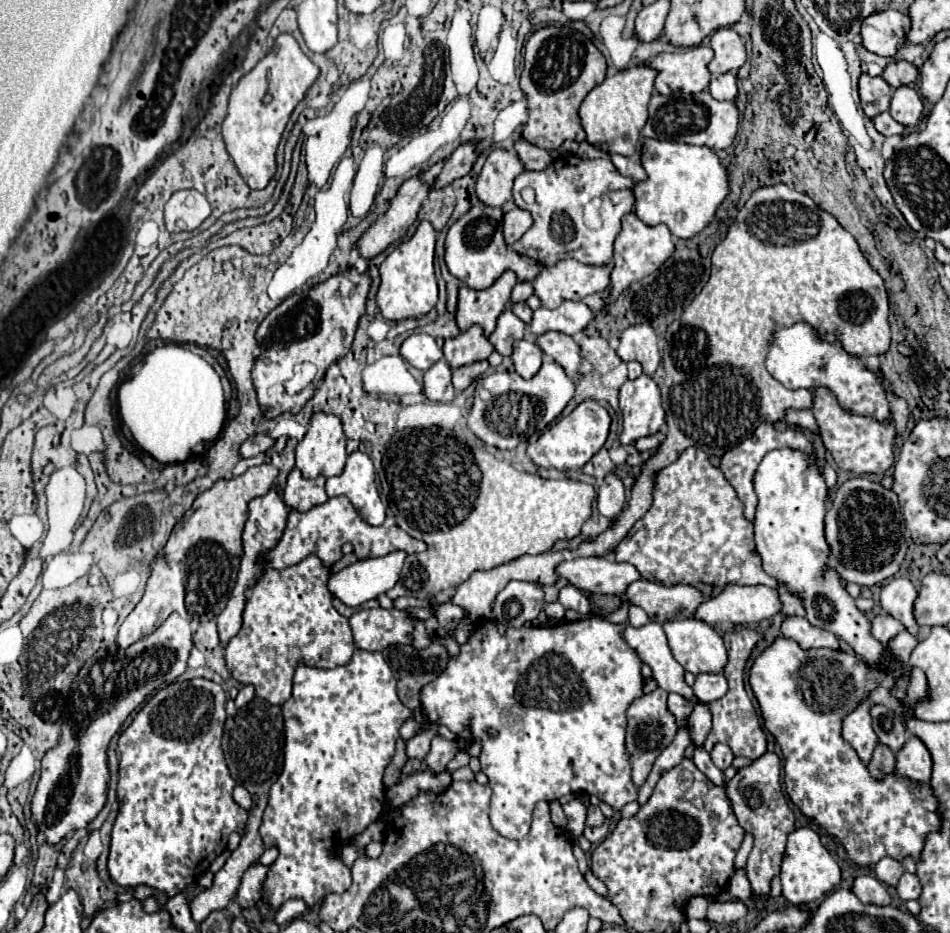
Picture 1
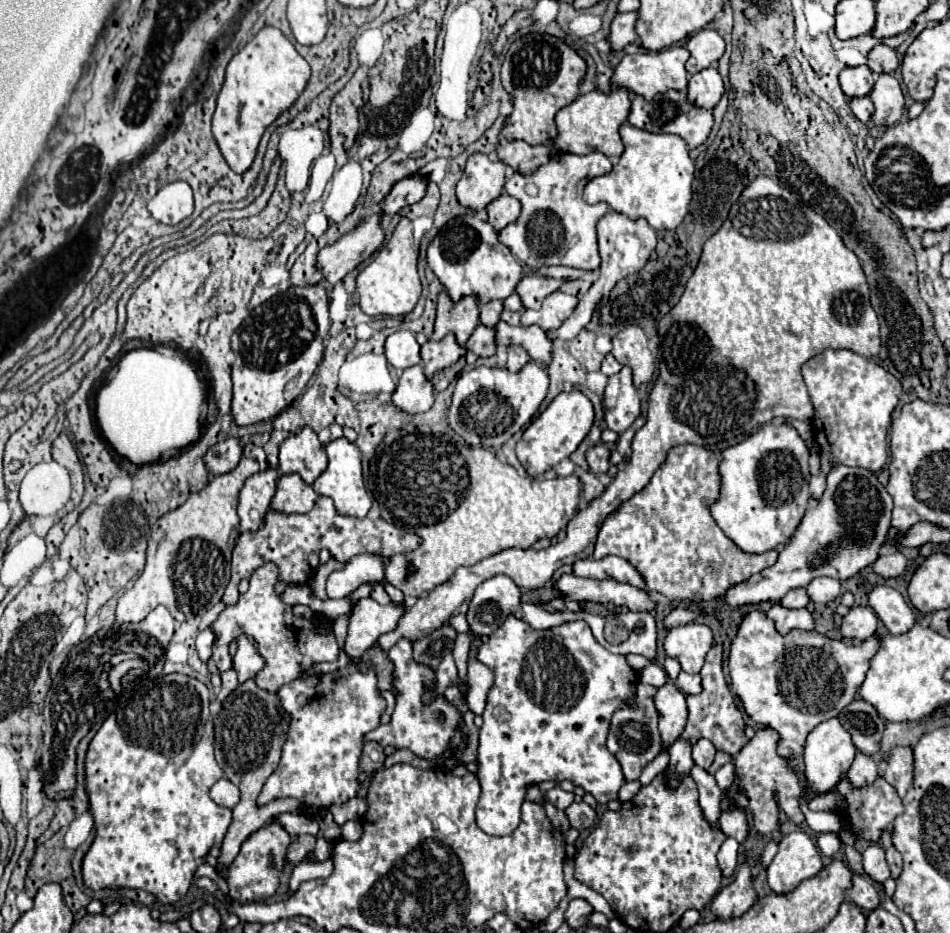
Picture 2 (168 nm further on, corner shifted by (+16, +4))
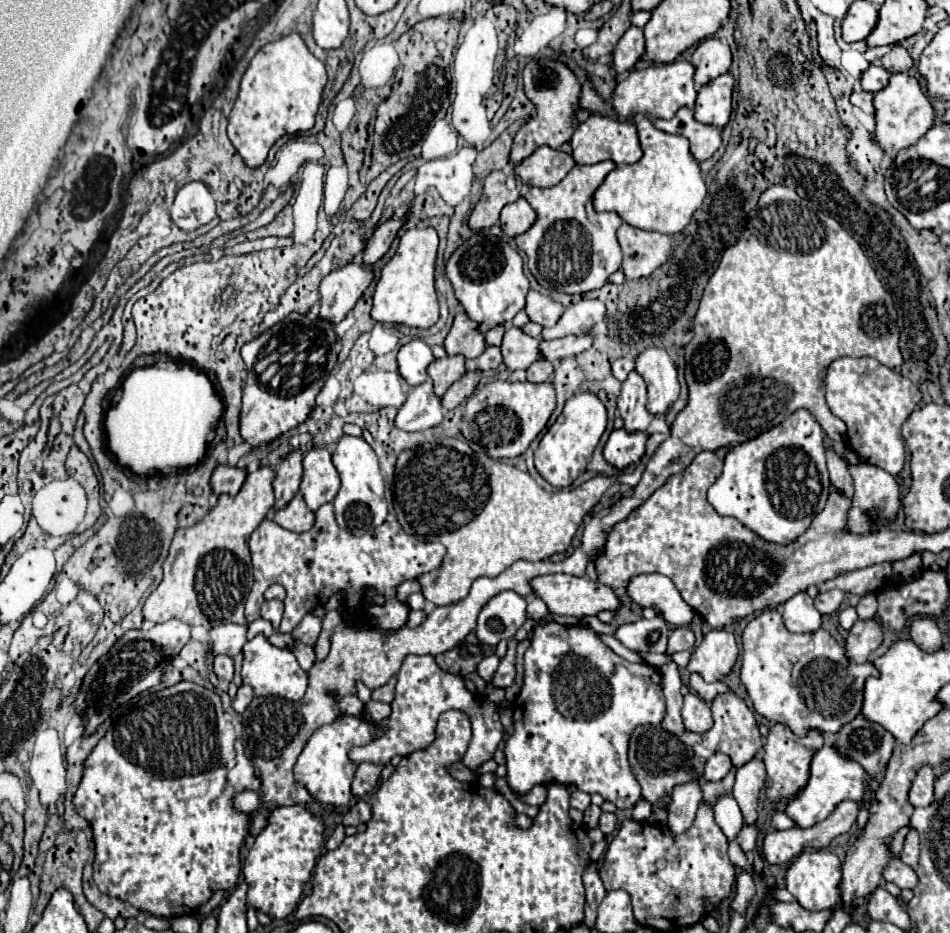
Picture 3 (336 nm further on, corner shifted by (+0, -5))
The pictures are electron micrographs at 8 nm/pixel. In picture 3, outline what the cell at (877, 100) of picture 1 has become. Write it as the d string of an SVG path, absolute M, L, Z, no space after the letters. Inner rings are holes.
M870 66L870 68L862 74L860 84L862 84L862 88L864 88L866 92L876 94L876 92L880 92L880 90L884 90L884 88L888 86L888 80L890 80L890 74L888 74L884 68L880 68L880 66Z

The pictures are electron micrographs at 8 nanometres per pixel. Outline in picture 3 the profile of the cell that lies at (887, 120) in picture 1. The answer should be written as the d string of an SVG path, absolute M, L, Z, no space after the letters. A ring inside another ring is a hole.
M854 88L852 96L850 96L850 102L854 106L858 106L860 110L864 110L866 114L874 114L874 96L870 92L864 92L862 88Z

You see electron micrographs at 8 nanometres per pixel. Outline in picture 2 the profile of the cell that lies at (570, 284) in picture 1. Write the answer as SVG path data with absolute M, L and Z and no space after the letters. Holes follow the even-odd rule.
M532 275L532 277L522 277L520 279L520 283L516 287L516 293L520 295L520 301L526 309L538 309L538 305L550 293L554 293L558 287L560 287L558 279L546 279L546 277Z

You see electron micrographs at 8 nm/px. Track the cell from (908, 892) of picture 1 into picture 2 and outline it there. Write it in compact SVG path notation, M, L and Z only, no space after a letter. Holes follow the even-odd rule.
M894 845L886 849L886 861L888 861L888 865L890 865L892 877L894 877L894 879L898 879L900 871L902 871L902 857L900 857L900 853L896 851L896 847L894 847Z

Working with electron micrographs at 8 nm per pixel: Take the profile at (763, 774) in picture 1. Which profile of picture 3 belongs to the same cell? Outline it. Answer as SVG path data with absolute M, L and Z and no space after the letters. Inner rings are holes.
M776 724L770 728L770 734L764 744L764 758L762 758L764 766L766 766L764 788L766 788L768 802L788 800L804 790L804 786L808 784L808 778L810 778L810 762L822 744L824 744L824 736L816 734L816 730L812 730L812 734L808 734L806 738L798 738L784 724Z

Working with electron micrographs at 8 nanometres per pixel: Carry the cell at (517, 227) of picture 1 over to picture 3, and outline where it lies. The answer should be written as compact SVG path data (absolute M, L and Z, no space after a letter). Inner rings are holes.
M518 198L516 202L508 204L500 214L502 232L512 238L526 232L534 222L536 222L536 212L524 198Z

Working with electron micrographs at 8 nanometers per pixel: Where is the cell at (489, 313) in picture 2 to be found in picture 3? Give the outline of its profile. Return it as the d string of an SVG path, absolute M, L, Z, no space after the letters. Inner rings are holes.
M498 324L498 326L490 328L490 330L486 332L486 344L494 344L494 346L500 346L504 332L506 332L506 326L504 326L504 324Z

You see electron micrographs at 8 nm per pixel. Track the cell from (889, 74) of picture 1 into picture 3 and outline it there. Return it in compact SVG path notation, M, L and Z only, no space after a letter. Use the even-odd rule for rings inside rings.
M900 44L892 46L892 50L888 54L882 56L882 66L890 72L890 74L898 74L898 72L908 72L912 68L912 58L908 54L906 48L902 48Z

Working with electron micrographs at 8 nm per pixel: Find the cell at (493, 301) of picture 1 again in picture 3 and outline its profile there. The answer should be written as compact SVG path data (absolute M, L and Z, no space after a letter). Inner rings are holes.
M458 312L454 318L454 324L444 340L444 348L448 356L462 354L466 358L478 358L484 348L484 332L478 330L478 324L466 316L466 312Z

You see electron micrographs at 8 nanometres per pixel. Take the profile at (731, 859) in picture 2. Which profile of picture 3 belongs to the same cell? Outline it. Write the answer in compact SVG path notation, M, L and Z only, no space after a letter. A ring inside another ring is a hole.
M742 826L740 834L738 834L738 844L744 852L750 852L754 846L756 846L756 840L758 840L758 830L752 828L752 826Z

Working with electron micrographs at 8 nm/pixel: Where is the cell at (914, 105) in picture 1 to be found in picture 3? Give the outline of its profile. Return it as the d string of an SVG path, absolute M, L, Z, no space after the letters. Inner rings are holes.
M892 74L888 86L884 90L880 90L880 94L874 94L874 106L876 106L874 138L882 146L882 150L892 158L902 148L916 144L918 138L924 136L934 124L934 108L932 108L928 96L922 92L918 80L908 74Z

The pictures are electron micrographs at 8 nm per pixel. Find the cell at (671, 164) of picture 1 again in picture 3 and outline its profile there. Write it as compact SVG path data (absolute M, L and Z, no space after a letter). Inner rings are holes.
M642 118L636 128L644 156L636 164L618 166L606 176L594 194L594 208L598 212L618 212L620 218L634 228L680 234L706 198L706 184L698 160L692 156L690 142L684 136L656 130L646 118Z

